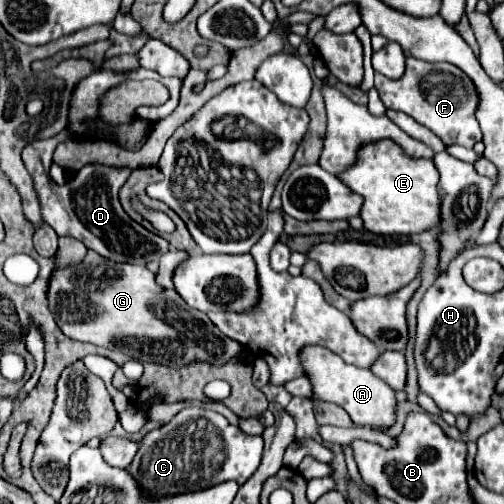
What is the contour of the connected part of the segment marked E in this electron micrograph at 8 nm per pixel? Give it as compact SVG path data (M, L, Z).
M382 141L380 145L372 145L360 161L344 173L344 177L338 177L344 181L354 193L360 193L364 197L364 209L360 213L364 227L378 235L418 235L428 229L434 229L440 225L440 195L438 195L438 169L432 161L412 161L412 157L404 157L392 141Z

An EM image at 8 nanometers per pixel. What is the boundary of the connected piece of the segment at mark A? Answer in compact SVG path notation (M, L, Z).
M308 347L302 353L302 367L314 385L316 397L344 407L354 425L390 429L396 423L396 391L378 379L370 369L346 365L336 353L324 347Z

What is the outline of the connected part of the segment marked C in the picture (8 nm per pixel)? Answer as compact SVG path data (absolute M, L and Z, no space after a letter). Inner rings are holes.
M186 407L168 425L144 437L130 473L150 495L200 491L224 481L242 485L258 469L262 447L264 439L260 435L246 435L238 427L232 427L224 415L202 407Z

